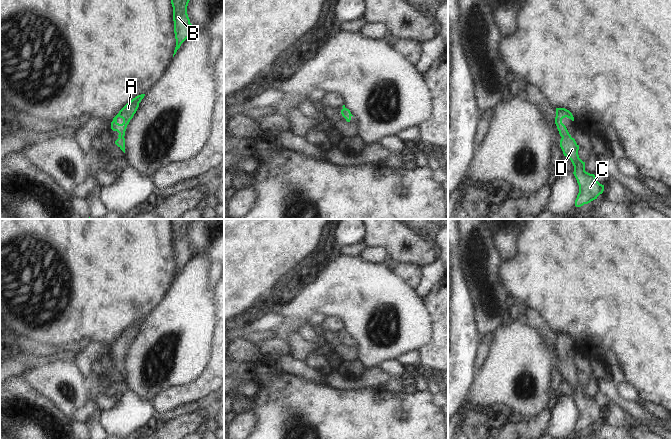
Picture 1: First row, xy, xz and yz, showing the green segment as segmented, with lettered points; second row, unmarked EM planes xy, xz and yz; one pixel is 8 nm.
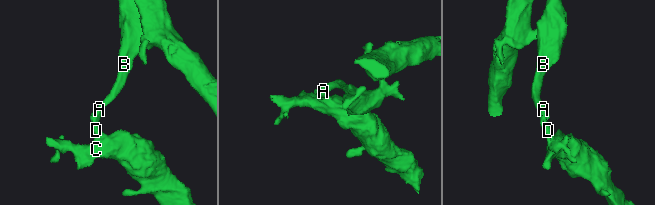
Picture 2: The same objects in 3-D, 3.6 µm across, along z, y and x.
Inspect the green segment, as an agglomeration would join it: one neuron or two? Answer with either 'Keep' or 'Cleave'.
Keep.

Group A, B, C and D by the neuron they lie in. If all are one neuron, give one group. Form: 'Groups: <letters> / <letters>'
Groups: A B C D.

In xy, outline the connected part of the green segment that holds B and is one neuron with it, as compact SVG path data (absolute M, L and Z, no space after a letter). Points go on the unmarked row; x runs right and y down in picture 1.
M171 219L174 257L176 263L176 271L173 281L180 272L181 268L189 261L193 254L193 250L190 247L190 243L187 238L187 230L194 220L195 219Z

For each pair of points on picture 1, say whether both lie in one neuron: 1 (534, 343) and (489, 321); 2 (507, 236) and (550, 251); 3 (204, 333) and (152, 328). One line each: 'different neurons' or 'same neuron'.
1: different neurons
2: different neurons
3: same neuron

